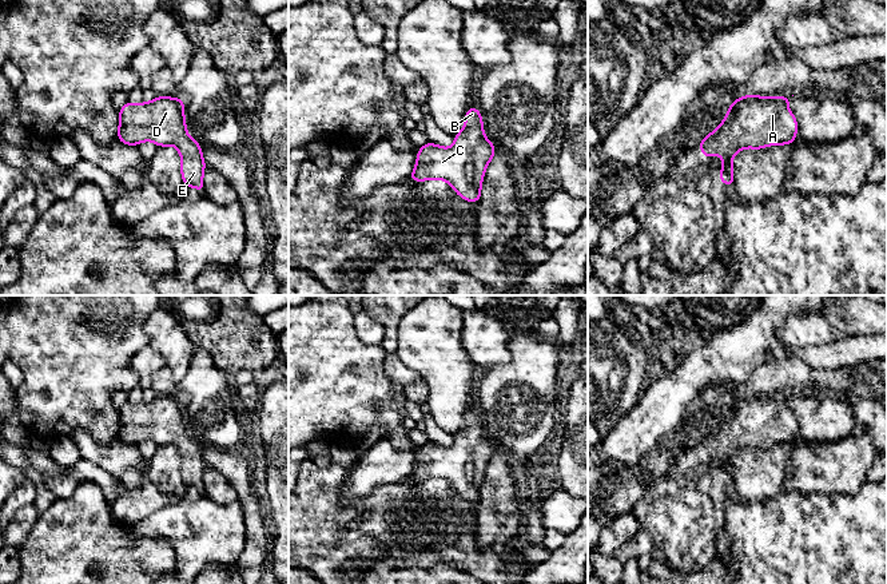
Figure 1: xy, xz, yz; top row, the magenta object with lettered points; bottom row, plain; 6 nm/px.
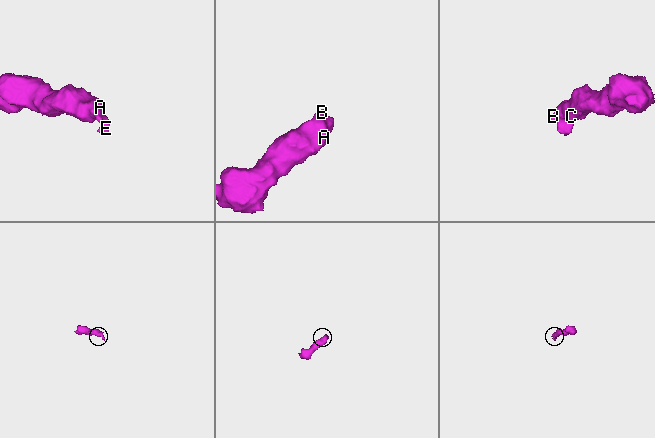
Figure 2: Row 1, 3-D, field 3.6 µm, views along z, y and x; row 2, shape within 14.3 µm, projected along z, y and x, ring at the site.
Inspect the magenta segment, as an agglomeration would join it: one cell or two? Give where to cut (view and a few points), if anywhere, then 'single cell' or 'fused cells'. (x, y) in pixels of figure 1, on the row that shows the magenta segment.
no cut | single cell

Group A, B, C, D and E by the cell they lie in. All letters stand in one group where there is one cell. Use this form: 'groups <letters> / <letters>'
groups A B C D E

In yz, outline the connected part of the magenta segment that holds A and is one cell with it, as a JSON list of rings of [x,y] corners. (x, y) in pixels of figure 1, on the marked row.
[[[740,96],[729,106],[723,123],[700,140],[704,158],[713,154],[723,158],[717,179],[725,186],[735,187],[732,159],[736,152],[748,147],[791,146],[795,142],[797,120],[788,108],[791,98]]]

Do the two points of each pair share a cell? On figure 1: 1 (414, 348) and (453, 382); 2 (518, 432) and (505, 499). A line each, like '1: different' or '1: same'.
1: same
2: different

